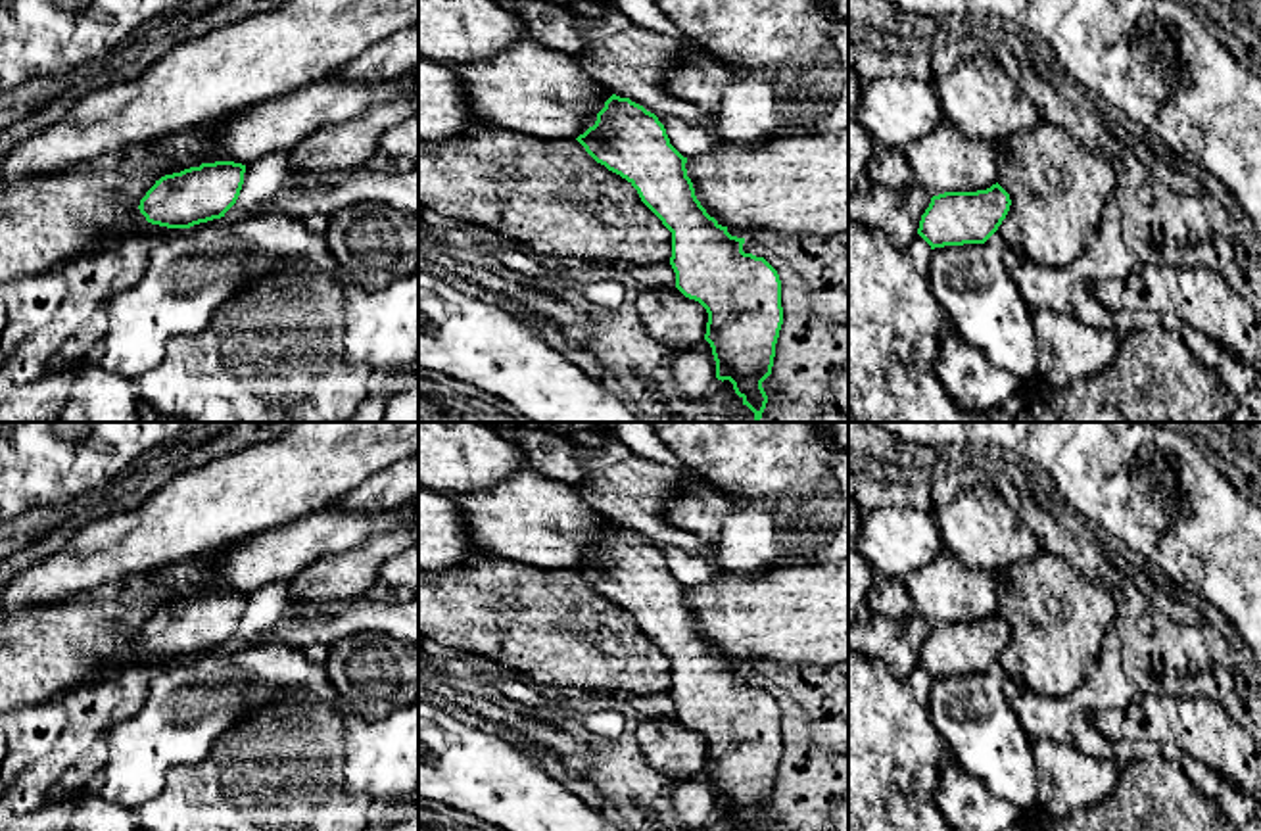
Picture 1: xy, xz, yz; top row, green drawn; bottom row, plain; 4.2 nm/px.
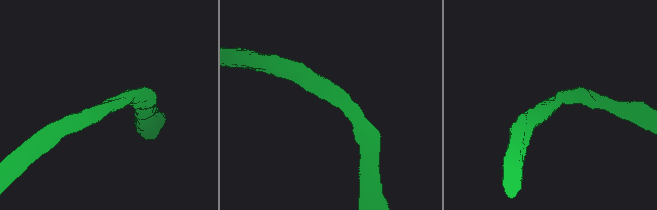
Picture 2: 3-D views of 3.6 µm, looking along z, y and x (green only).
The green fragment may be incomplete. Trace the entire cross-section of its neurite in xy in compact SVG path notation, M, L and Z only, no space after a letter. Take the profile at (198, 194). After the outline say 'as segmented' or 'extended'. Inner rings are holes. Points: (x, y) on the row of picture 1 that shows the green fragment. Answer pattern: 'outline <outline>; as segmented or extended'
outline M234 161L202 163L165 175L140 200L148 223L167 228L190 228L225 217L236 203L246 165Z; as segmented

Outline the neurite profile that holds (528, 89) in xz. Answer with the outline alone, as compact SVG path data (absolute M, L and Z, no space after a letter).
M530 36L488 58L457 67L468 107L482 125L534 138L578 138L595 125L612 96L576 56Z

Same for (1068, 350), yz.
M1042 309L1033 313L1038 376L1056 388L1106 370L1119 347L1119 336L1081 322L1073 313Z

